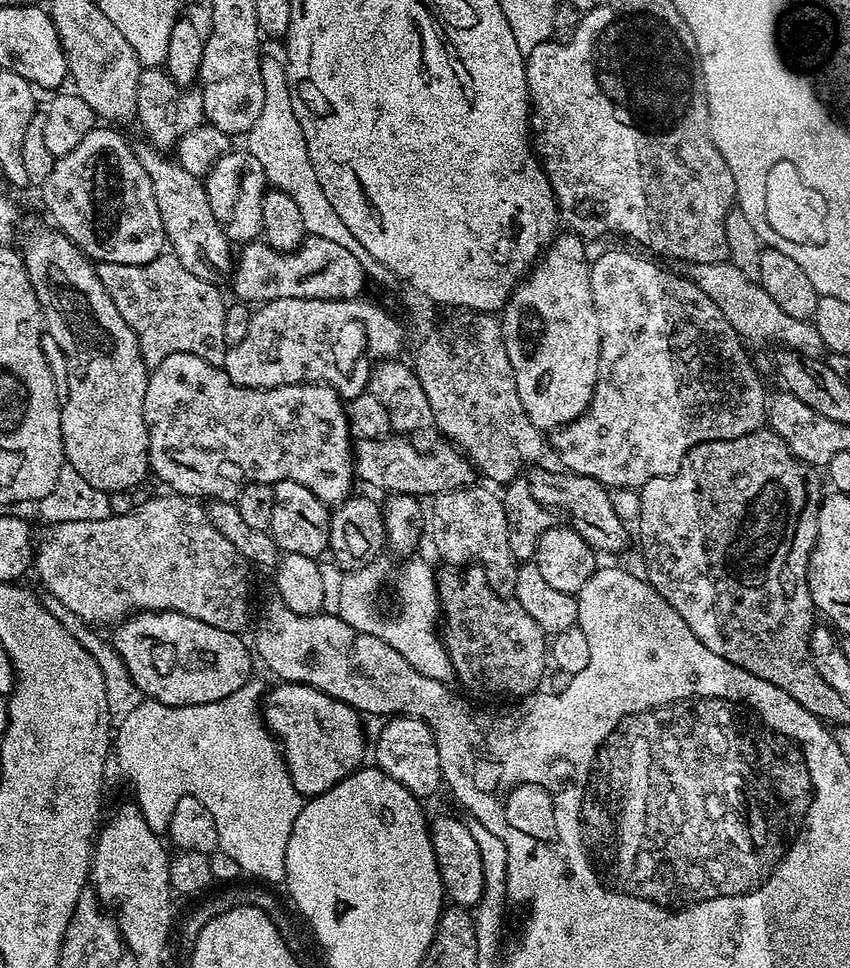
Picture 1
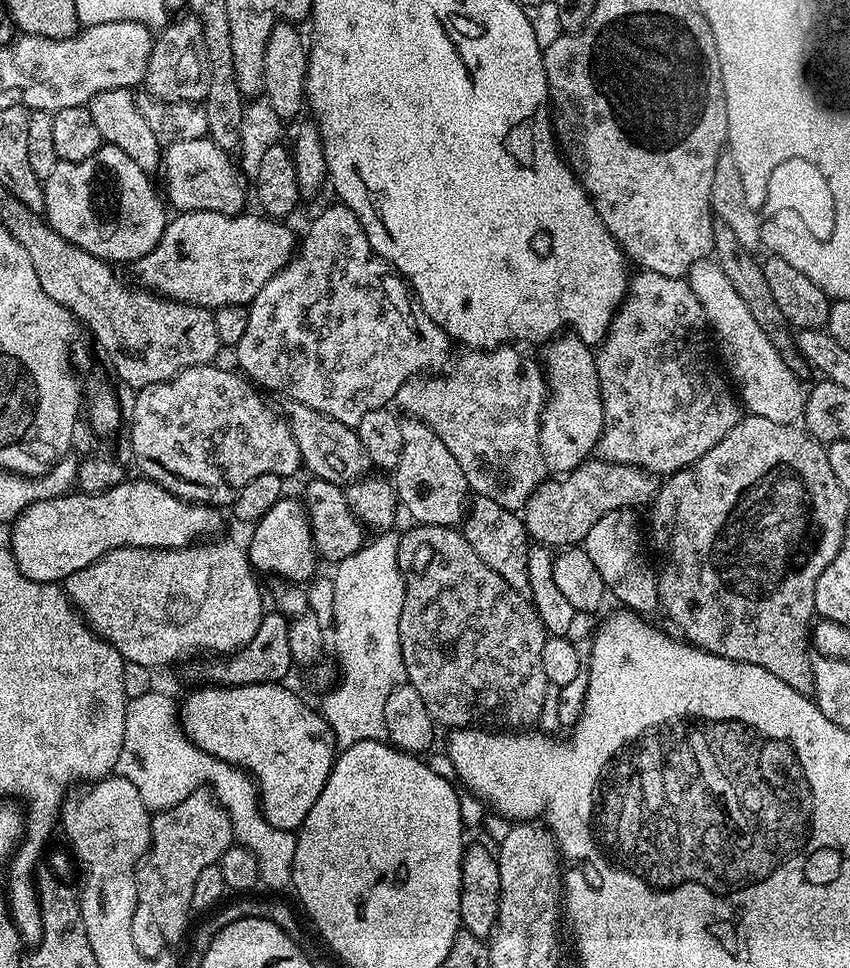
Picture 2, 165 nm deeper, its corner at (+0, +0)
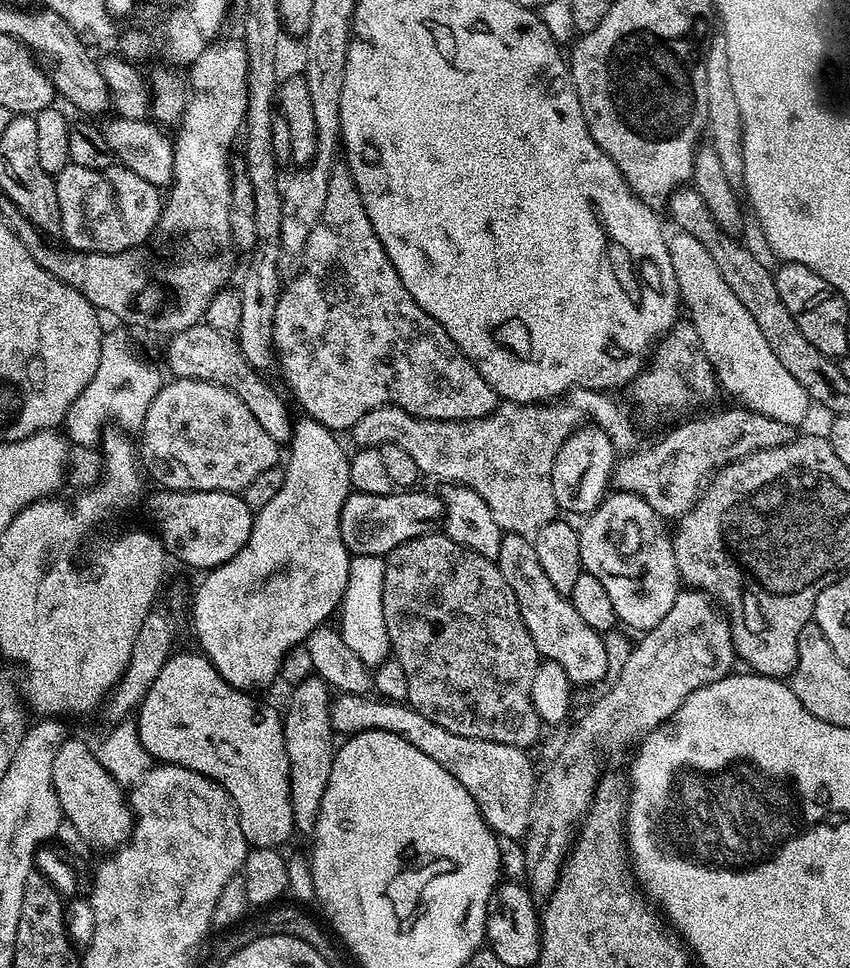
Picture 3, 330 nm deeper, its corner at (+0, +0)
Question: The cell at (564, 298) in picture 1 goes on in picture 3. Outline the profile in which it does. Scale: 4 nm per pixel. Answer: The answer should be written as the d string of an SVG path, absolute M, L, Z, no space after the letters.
M585 426L572 432L554 458L552 485L557 509L561 513L573 512L579 518L593 513L610 492L612 467L617 459L618 453L612 439L600 428Z

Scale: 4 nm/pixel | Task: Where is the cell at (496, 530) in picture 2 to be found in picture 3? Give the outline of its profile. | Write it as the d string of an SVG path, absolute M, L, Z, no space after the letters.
M513 532L505 534L495 562L502 578L506 578L506 586L514 590L522 622L526 622L526 630L530 630L530 638L534 638L534 646L540 651L541 657L558 662L558 666L566 670L566 678L570 678L574 686L598 683L608 672L605 637L586 626L578 610L574 610L571 599L550 583L550 577L538 562L538 554L534 554L532 540Z

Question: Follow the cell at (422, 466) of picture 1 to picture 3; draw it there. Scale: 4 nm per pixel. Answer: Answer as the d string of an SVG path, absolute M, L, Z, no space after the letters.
M201 322L175 333L169 340L166 362L173 377L210 382L230 390L242 398L246 410L254 414L258 426L262 426L262 430L266 430L266 434L270 434L276 444L284 446L291 441L294 416L288 413L287 402L264 381L265 377L261 373L250 366L250 362L246 362L235 336L218 334L214 326Z

